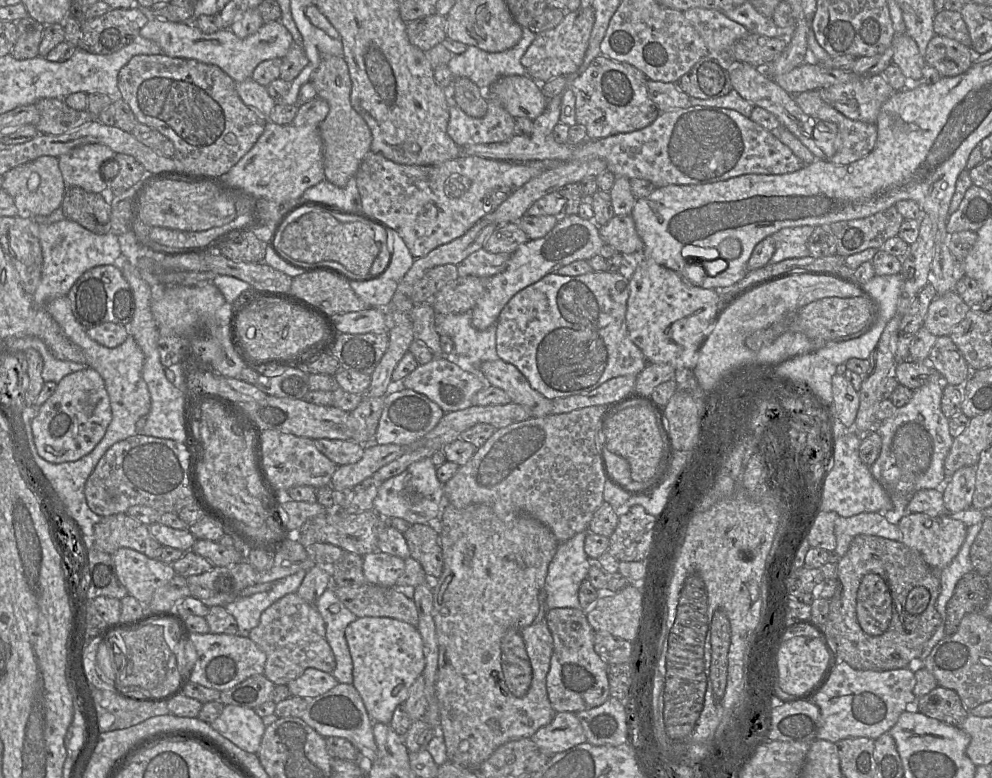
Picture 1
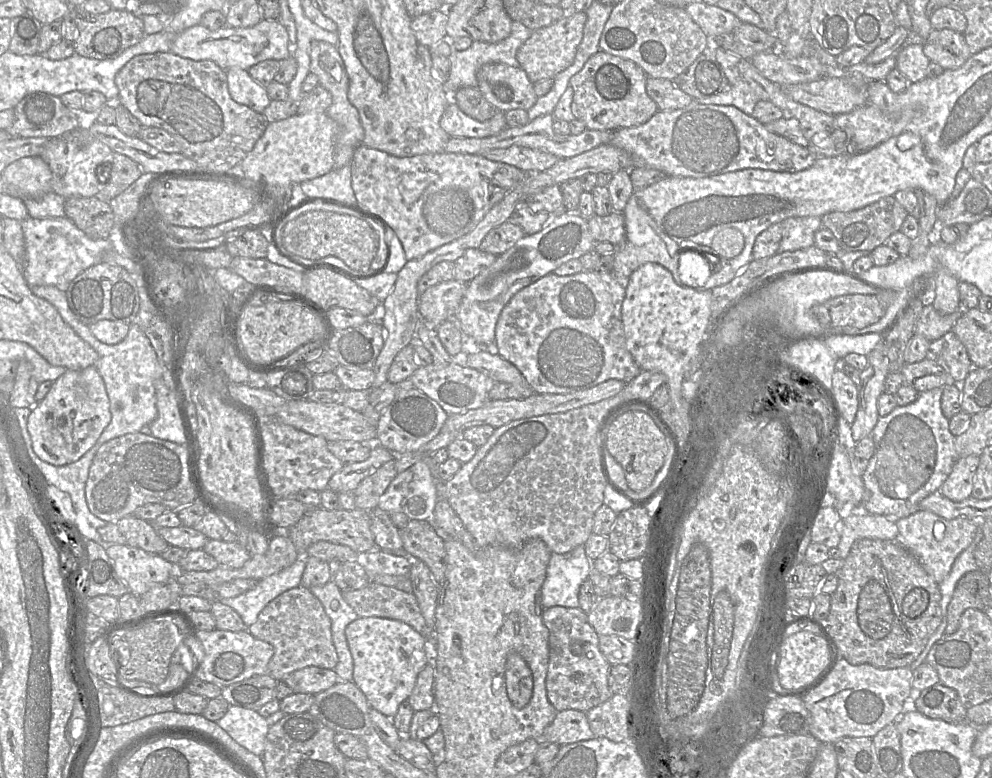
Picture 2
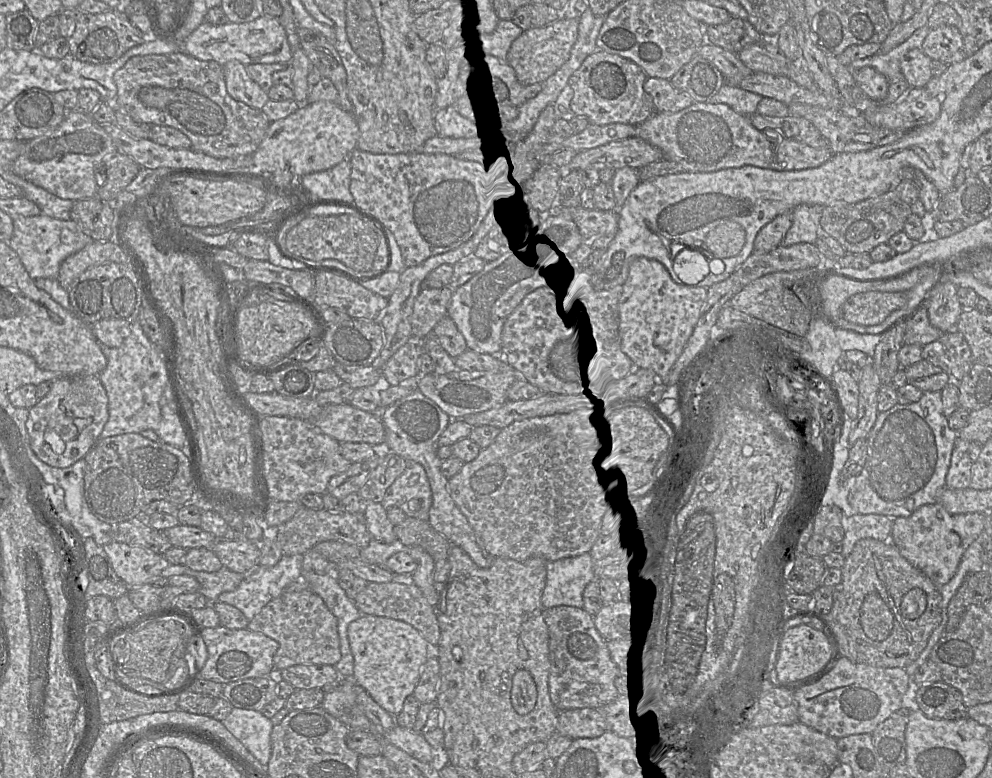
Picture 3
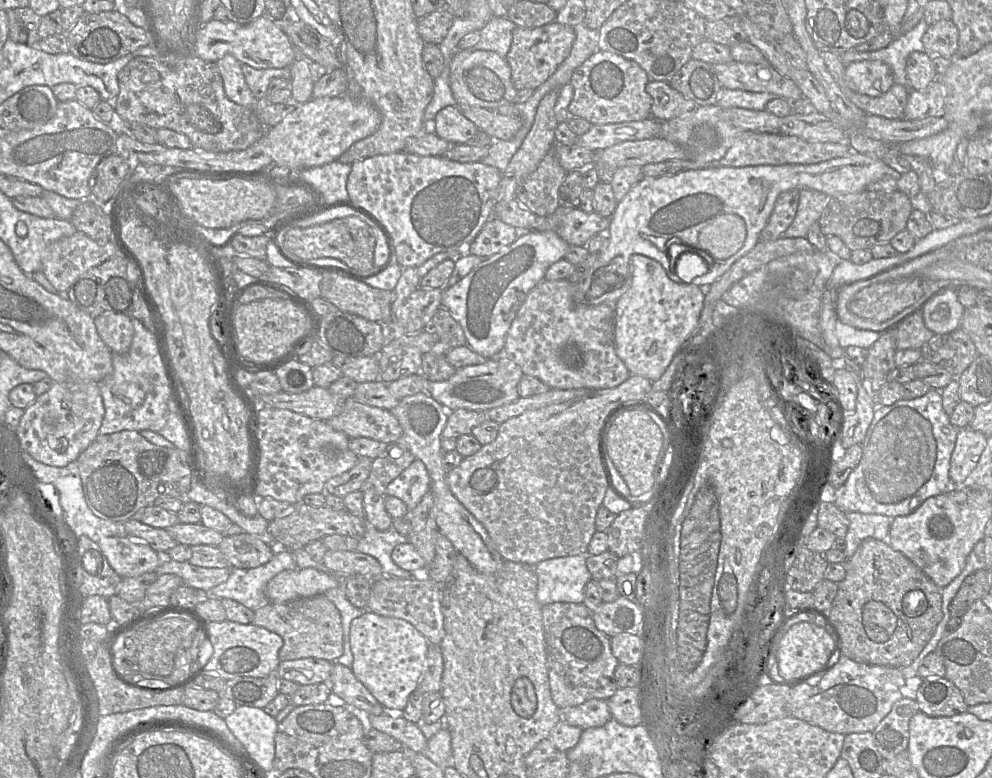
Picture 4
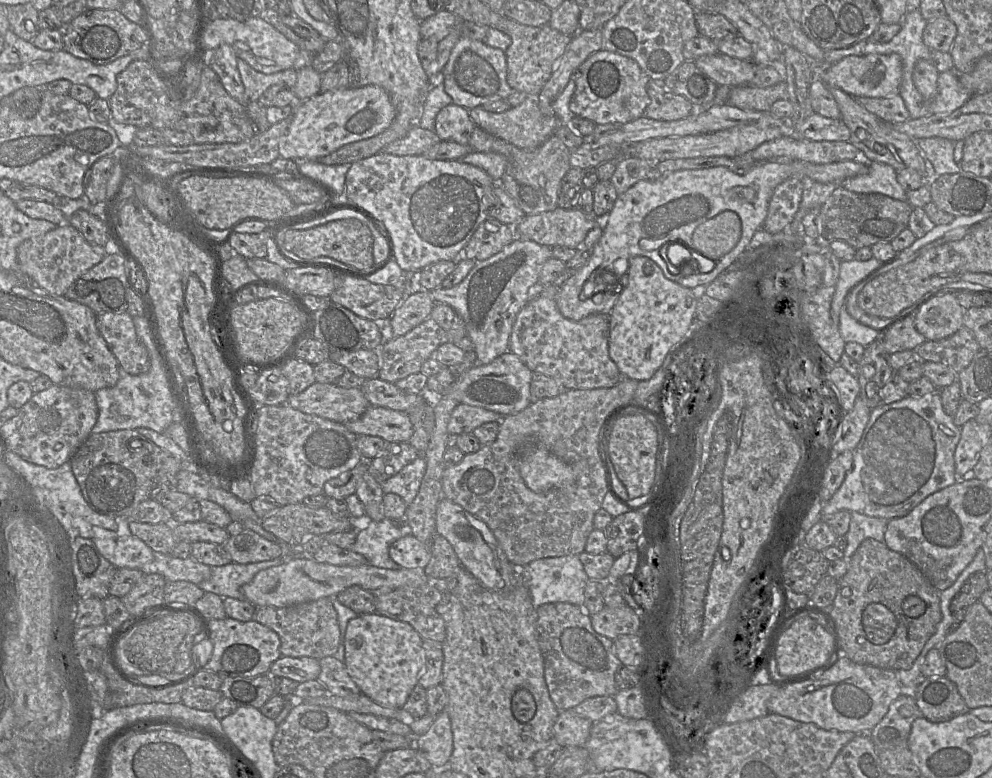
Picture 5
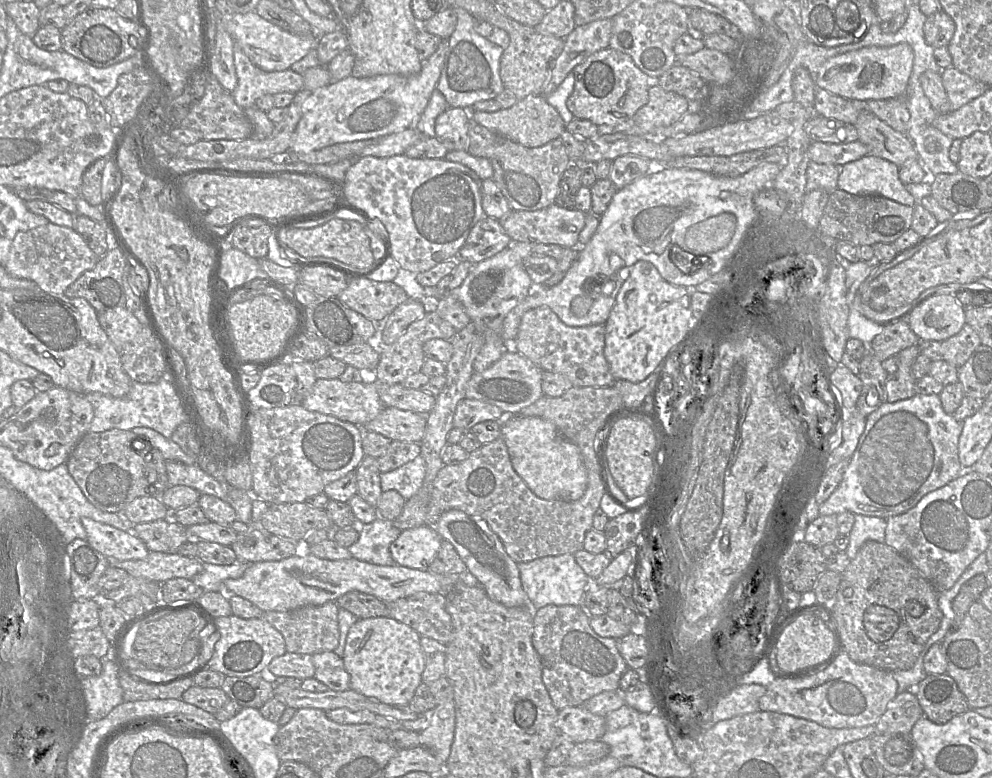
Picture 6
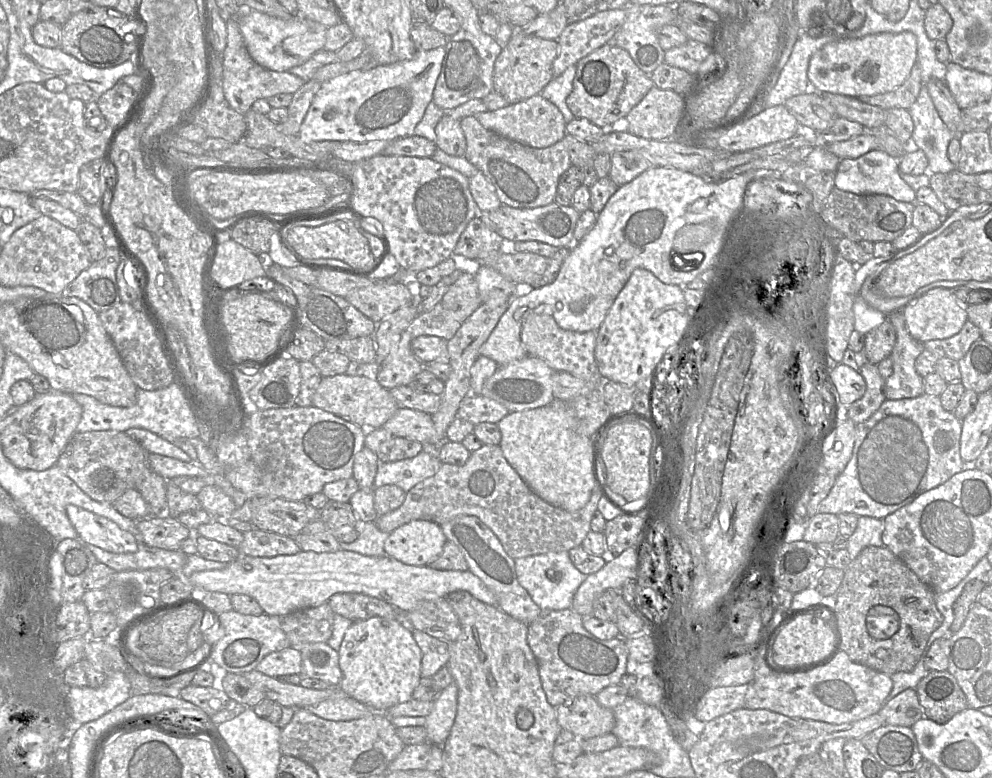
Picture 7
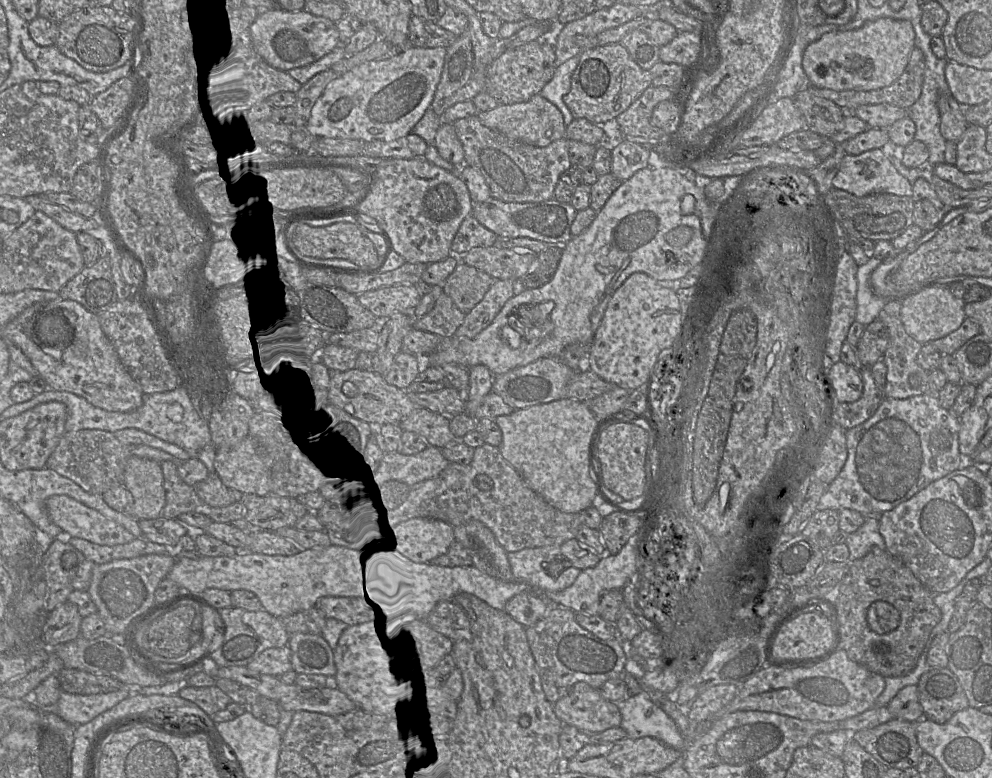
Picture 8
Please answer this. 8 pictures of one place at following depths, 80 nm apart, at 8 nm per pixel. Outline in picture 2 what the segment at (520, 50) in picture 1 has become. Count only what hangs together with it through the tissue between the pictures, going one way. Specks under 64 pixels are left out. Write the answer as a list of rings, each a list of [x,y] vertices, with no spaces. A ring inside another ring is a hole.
[[[513,21],[510,35],[497,43],[487,43],[474,41],[472,45],[463,51],[453,50],[448,57],[450,60],[450,75],[443,84],[444,91],[447,94],[447,104],[455,103],[454,94],[461,87],[478,88],[477,72],[486,64],[506,64],[512,67],[520,67],[517,60],[518,49],[527,41],[531,33],[520,21]]]

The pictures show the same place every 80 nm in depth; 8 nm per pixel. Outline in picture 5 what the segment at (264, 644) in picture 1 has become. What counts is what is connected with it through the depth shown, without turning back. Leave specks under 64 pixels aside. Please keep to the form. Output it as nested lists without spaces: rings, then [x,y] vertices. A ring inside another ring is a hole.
[[[321,598],[283,608],[256,607],[253,620],[276,632],[280,638],[283,657],[311,657],[320,660],[333,656],[339,648],[340,628],[331,598]]]

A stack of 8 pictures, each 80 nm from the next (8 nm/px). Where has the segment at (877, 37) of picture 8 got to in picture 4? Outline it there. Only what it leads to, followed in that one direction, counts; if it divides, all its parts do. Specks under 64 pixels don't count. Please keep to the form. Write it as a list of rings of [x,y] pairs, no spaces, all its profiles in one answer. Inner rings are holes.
[[[877,60],[854,61],[845,67],[849,87],[861,94],[880,97],[894,84],[891,68]]]

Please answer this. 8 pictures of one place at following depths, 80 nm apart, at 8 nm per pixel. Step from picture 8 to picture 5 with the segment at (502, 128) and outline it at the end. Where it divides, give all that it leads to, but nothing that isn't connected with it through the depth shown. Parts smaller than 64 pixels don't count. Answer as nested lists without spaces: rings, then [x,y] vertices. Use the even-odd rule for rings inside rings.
[[[527,96],[521,104],[511,107],[505,112],[489,112],[479,106],[470,109],[469,115],[476,126],[522,149],[539,147],[555,133],[560,124],[556,115],[545,116],[541,113],[538,96]]]

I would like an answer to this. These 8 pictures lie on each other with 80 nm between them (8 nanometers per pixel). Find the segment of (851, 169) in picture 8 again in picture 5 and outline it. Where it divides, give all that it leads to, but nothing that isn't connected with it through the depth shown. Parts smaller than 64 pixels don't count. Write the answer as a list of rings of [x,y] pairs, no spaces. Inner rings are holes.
[[[868,162],[865,174],[845,179],[839,186],[861,194],[883,194],[900,201],[907,201],[907,192],[897,181],[897,171],[890,165]]]

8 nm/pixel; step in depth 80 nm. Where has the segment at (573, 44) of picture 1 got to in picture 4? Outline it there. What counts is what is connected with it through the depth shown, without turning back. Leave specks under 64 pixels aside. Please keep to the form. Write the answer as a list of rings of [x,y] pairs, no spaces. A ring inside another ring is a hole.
[[[553,21],[541,27],[515,27],[511,47],[505,57],[511,69],[511,79],[516,90],[537,89],[568,57],[575,40],[574,27]]]

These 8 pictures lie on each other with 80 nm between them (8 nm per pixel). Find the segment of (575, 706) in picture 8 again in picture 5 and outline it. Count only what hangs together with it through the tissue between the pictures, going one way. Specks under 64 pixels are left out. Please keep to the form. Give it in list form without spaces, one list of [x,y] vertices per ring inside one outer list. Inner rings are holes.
[[[573,710],[559,711],[553,727],[553,737],[562,747],[584,746],[590,736],[593,722]]]

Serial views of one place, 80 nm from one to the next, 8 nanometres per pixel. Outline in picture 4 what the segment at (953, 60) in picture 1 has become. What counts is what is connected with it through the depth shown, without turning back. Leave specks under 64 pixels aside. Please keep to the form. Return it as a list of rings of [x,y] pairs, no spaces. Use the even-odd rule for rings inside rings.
[[[941,20],[928,26],[922,38],[925,53],[951,60],[956,57],[958,41],[959,30],[951,20]]]

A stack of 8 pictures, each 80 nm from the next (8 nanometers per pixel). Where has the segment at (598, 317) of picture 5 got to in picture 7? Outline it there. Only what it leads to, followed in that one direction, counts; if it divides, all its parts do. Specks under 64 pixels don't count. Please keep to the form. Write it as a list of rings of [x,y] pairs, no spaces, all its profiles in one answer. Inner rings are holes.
[[[532,309],[523,314],[521,342],[527,354],[542,359],[554,371],[564,371],[589,383],[603,383],[595,360],[597,331],[574,332],[563,330],[552,315],[534,314]]]

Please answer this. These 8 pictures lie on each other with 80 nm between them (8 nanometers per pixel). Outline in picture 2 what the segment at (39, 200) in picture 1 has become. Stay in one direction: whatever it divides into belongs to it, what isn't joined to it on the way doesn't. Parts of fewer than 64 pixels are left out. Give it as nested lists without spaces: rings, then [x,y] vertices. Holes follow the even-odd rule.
[[[40,157],[21,158],[8,165],[1,172],[7,183],[7,194],[23,198],[40,198],[52,192],[52,173],[47,163]]]

